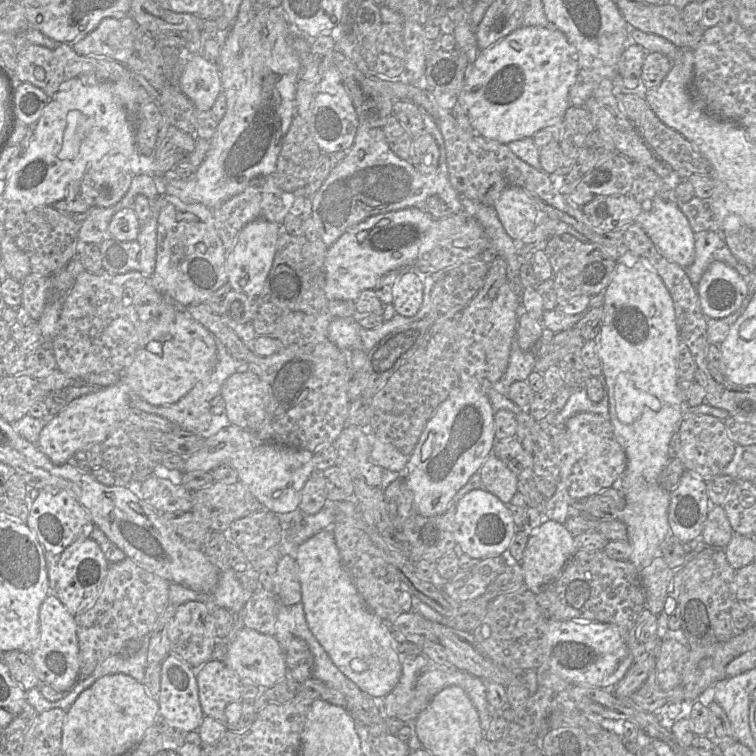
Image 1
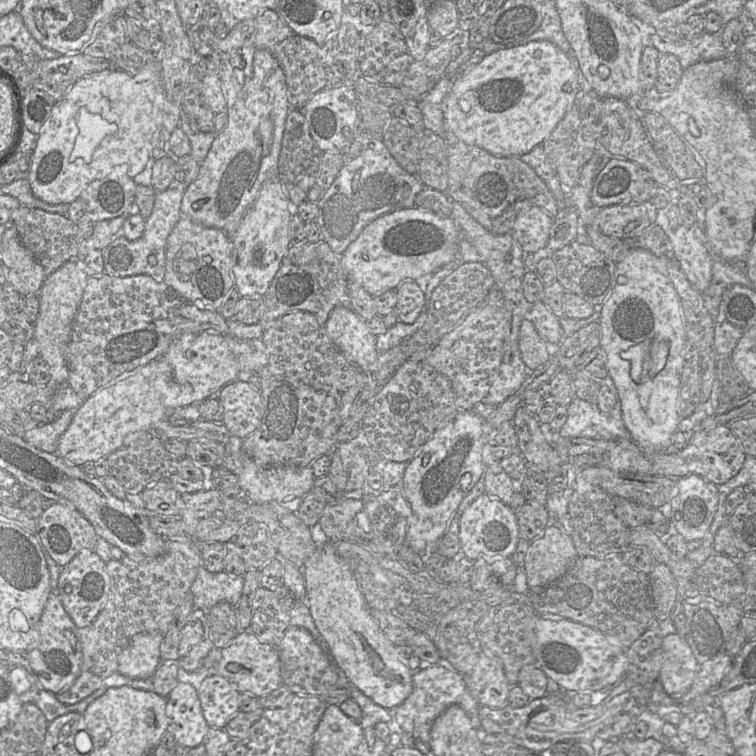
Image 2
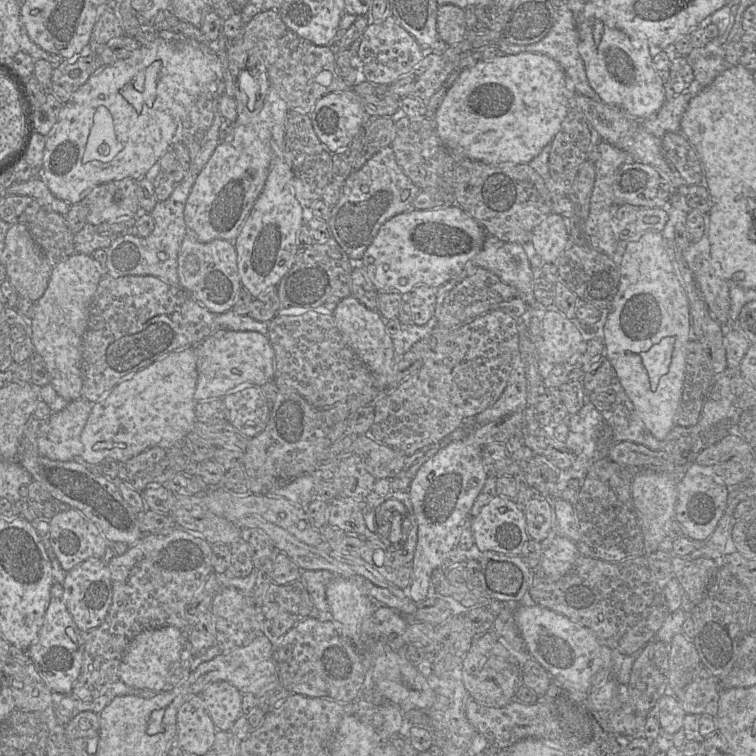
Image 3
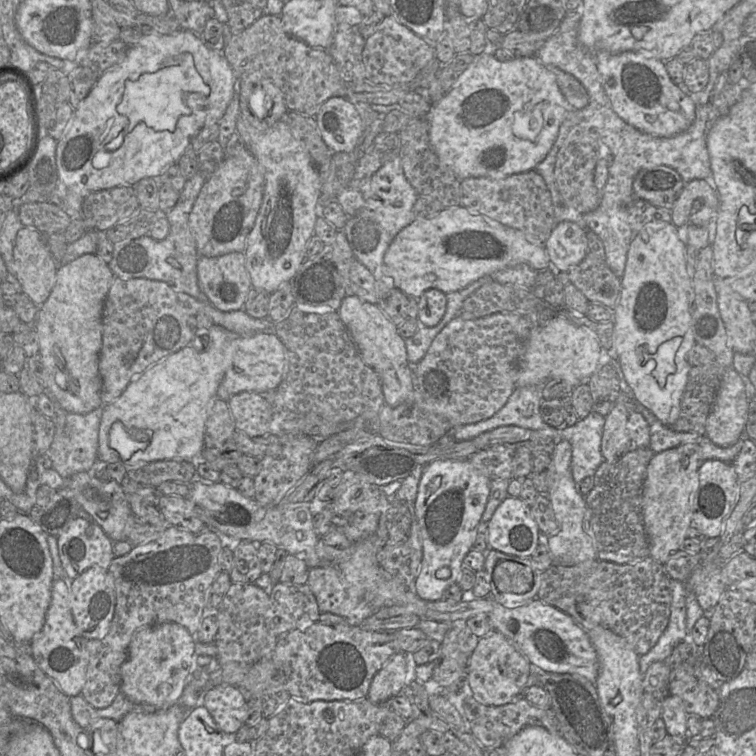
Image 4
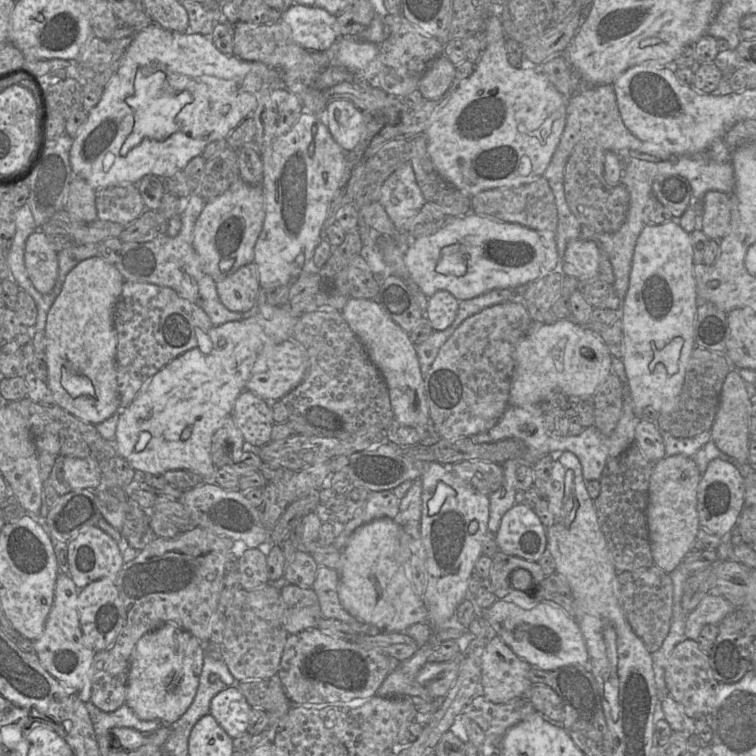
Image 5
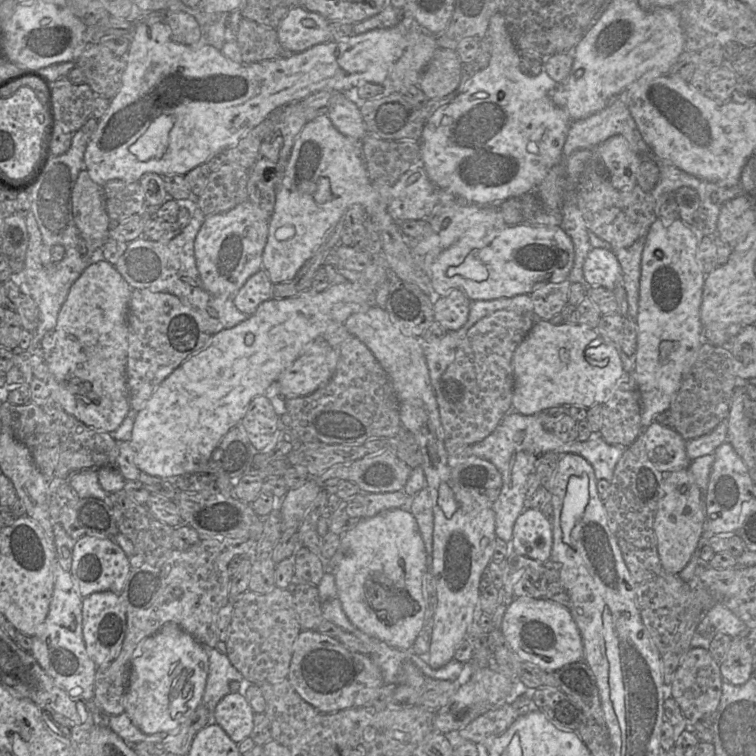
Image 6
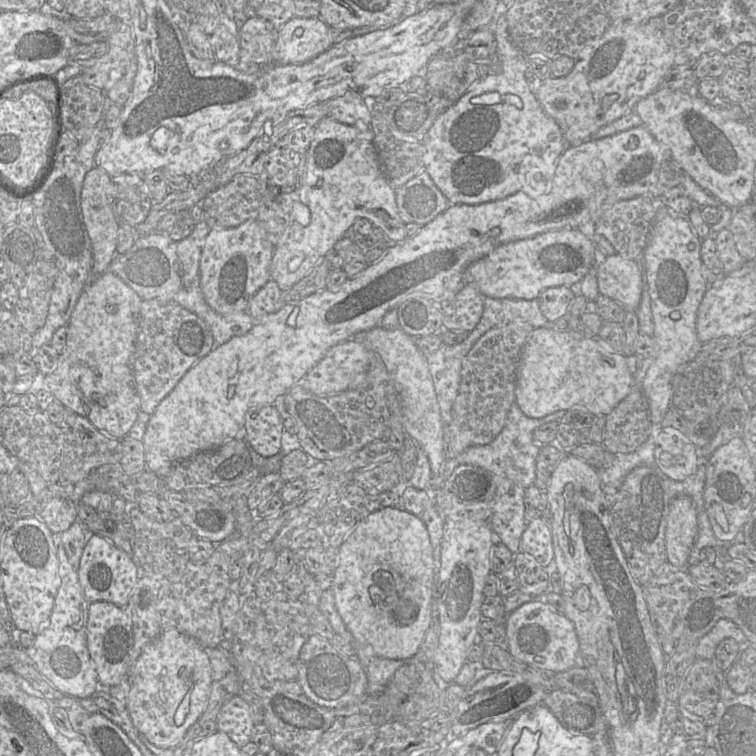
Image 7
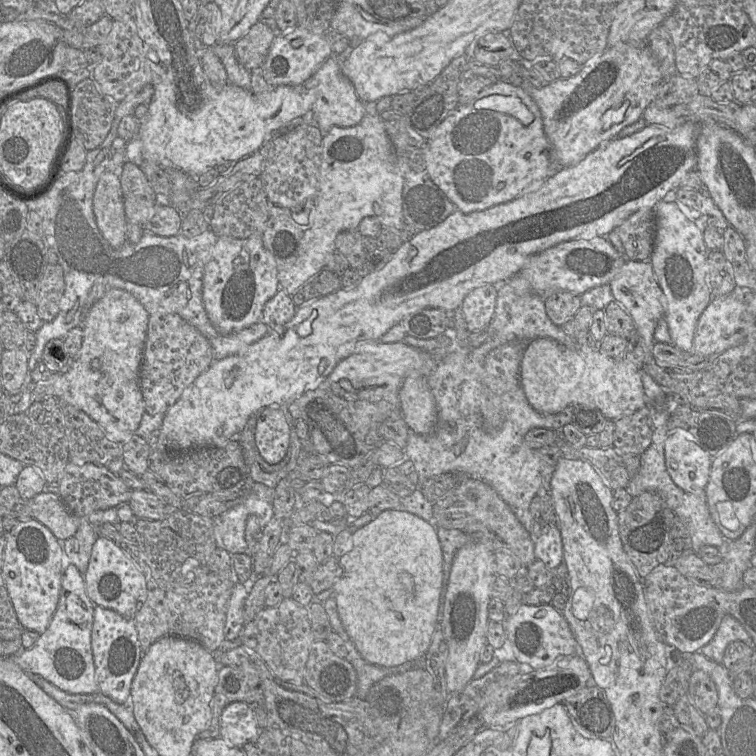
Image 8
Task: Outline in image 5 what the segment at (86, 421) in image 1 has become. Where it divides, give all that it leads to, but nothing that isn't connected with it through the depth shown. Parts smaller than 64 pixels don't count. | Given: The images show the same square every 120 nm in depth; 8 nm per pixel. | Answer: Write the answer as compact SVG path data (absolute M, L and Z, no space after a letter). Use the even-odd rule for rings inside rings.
M279 306L264 308L239 321L213 326L208 334L213 344L209 354L203 354L197 347L182 353L149 379L134 401L124 409L116 428L118 456L126 459L138 474L161 476L167 471L188 470L213 480L217 469L210 454L213 434L220 423L231 416L235 400L245 390L258 355L268 355L274 346L292 338L297 319L298 316L292 315L286 306Z

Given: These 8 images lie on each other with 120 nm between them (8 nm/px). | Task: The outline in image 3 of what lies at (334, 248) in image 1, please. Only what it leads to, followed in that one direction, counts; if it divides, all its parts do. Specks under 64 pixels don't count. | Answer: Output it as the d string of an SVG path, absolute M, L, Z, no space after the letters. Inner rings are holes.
M458 204L409 211L388 219L366 249L360 265L374 287L404 295L417 285L437 288L456 276L481 250L487 233Z

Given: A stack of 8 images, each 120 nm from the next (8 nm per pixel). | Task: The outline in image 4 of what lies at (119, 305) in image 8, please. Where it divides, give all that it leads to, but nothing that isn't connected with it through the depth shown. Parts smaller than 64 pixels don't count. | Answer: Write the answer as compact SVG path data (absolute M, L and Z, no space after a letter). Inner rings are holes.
M84 254L72 260L71 262L58 265L59 266L57 268L56 281L54 287L47 300L41 306L39 306L33 327L39 338L38 353L42 357L43 365L46 370L46 387L44 389L48 390L55 397L55 399L61 405L61 408L63 408L66 412L75 414L87 414L94 411L102 405L101 379L99 374L99 356L102 347L102 311L105 298L115 278L115 275L109 268L108 264L105 263L96 254Z

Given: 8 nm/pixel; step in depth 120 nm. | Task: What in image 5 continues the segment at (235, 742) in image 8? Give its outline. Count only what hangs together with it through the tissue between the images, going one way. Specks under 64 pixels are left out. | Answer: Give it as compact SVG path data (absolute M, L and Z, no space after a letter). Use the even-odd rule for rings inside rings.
M234 686L218 692L210 702L210 714L232 738L247 732L252 707L242 692Z

